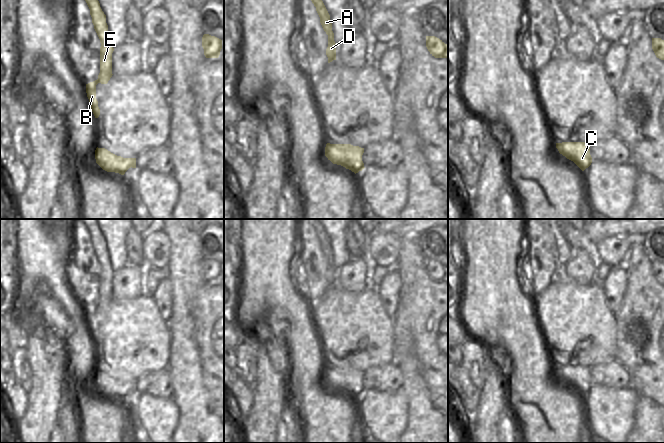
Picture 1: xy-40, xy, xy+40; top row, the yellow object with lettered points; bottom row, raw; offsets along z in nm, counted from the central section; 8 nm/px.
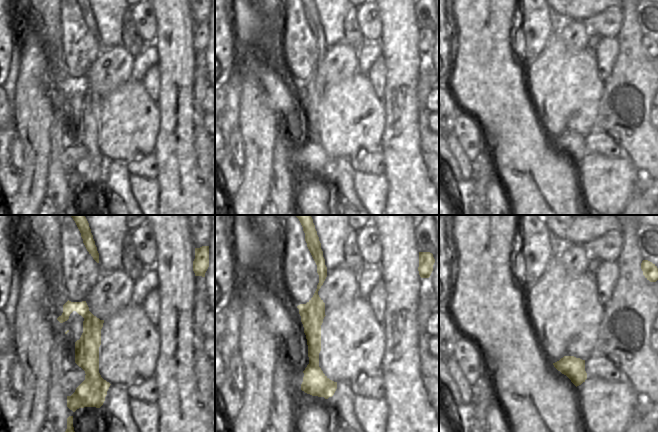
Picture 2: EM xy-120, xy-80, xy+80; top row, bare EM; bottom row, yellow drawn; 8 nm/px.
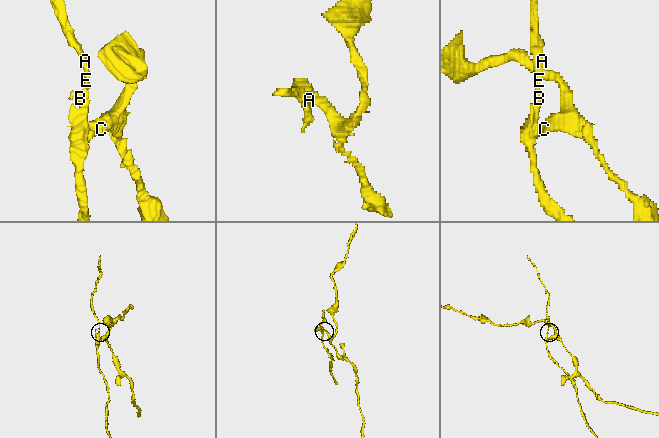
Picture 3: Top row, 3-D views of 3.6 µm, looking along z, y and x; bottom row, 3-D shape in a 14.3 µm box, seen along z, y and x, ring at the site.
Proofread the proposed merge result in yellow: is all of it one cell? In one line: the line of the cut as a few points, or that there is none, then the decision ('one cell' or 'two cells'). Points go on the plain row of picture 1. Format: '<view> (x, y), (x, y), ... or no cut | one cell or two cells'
xy (325, 373), (350, 386), (353, 395) | two cells

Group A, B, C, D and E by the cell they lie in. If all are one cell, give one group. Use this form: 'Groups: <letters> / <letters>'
Groups: A B D E / C.

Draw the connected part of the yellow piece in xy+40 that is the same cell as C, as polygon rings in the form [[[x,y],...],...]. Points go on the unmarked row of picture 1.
[[[562,366],[556,367],[559,377],[573,385],[582,395],[592,387],[590,368],[585,366]]]

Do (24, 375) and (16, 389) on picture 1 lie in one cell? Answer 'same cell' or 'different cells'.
different cells

